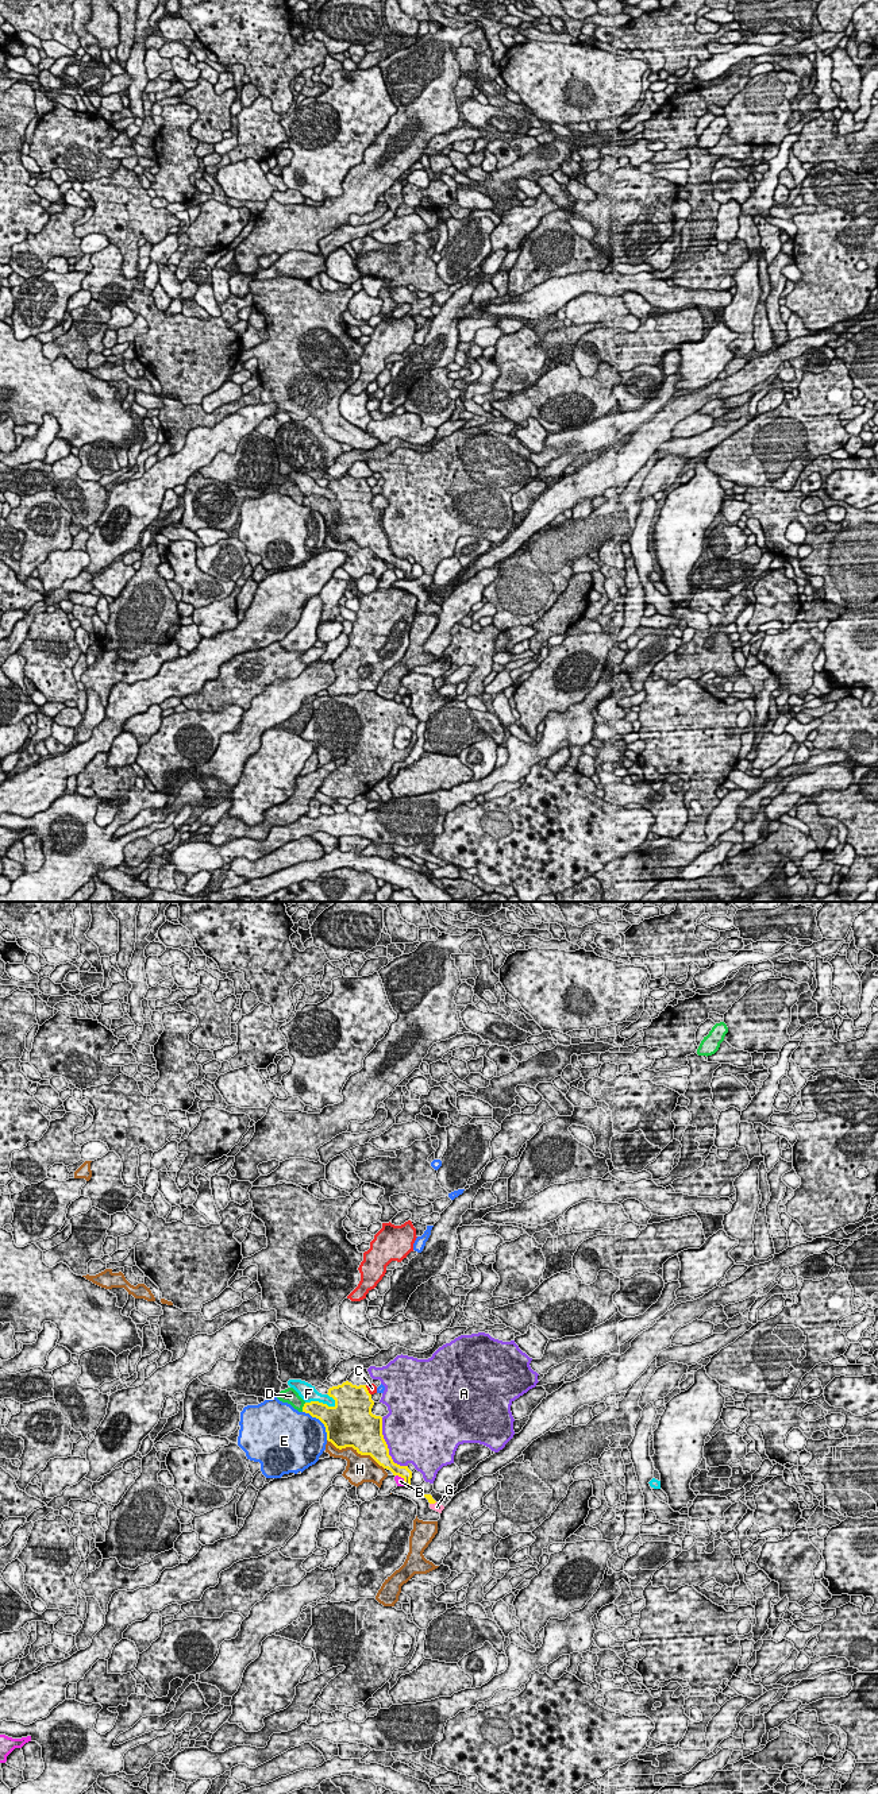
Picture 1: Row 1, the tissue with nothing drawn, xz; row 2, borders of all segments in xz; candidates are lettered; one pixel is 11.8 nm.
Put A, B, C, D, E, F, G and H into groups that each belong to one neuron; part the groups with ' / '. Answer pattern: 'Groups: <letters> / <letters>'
Groups: A / B / C / D / E / F / G / H

